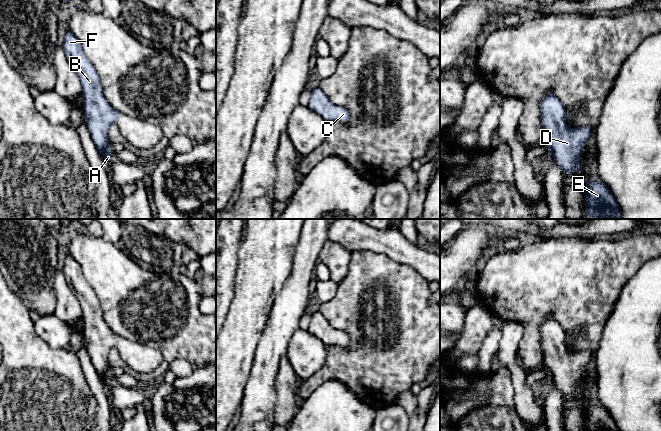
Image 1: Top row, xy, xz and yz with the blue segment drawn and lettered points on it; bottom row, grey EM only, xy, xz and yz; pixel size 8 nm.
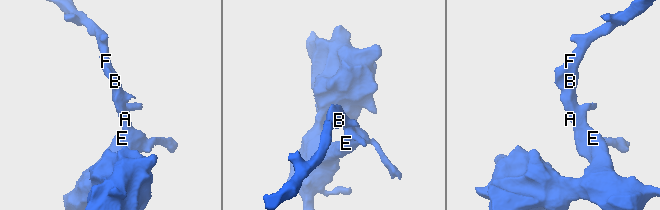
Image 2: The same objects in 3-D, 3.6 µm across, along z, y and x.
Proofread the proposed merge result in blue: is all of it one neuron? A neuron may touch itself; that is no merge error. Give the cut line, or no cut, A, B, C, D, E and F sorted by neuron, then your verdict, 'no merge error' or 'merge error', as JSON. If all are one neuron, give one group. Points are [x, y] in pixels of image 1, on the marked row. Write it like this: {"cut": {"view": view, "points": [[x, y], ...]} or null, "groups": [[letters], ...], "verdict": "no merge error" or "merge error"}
{"cut": null, "groups": [["A", "B", "C", "D", "E", "F"]], "verdict": "no merge error"}

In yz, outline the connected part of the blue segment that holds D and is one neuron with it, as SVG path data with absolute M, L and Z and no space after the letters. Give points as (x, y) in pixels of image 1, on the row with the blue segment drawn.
M550 91L539 102L544 144L558 163L562 175L574 174L580 168L584 145L593 130L590 126L569 129L566 109L560 99Z

